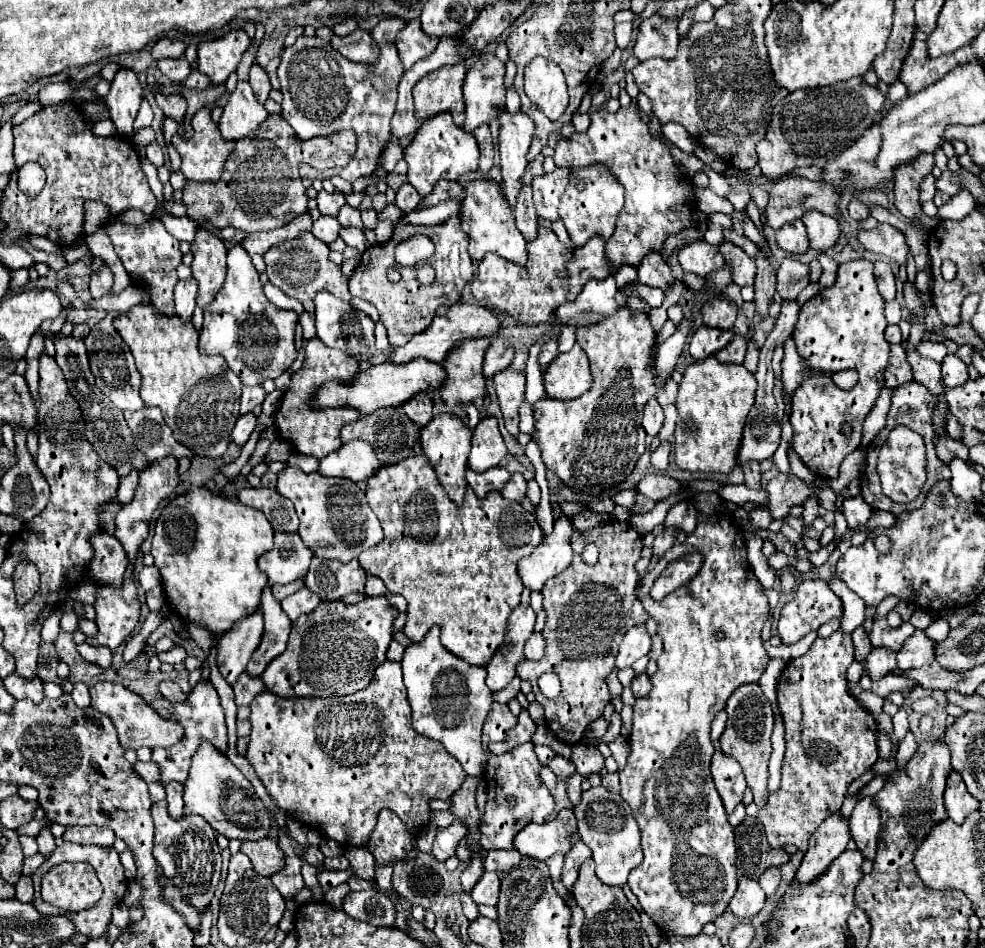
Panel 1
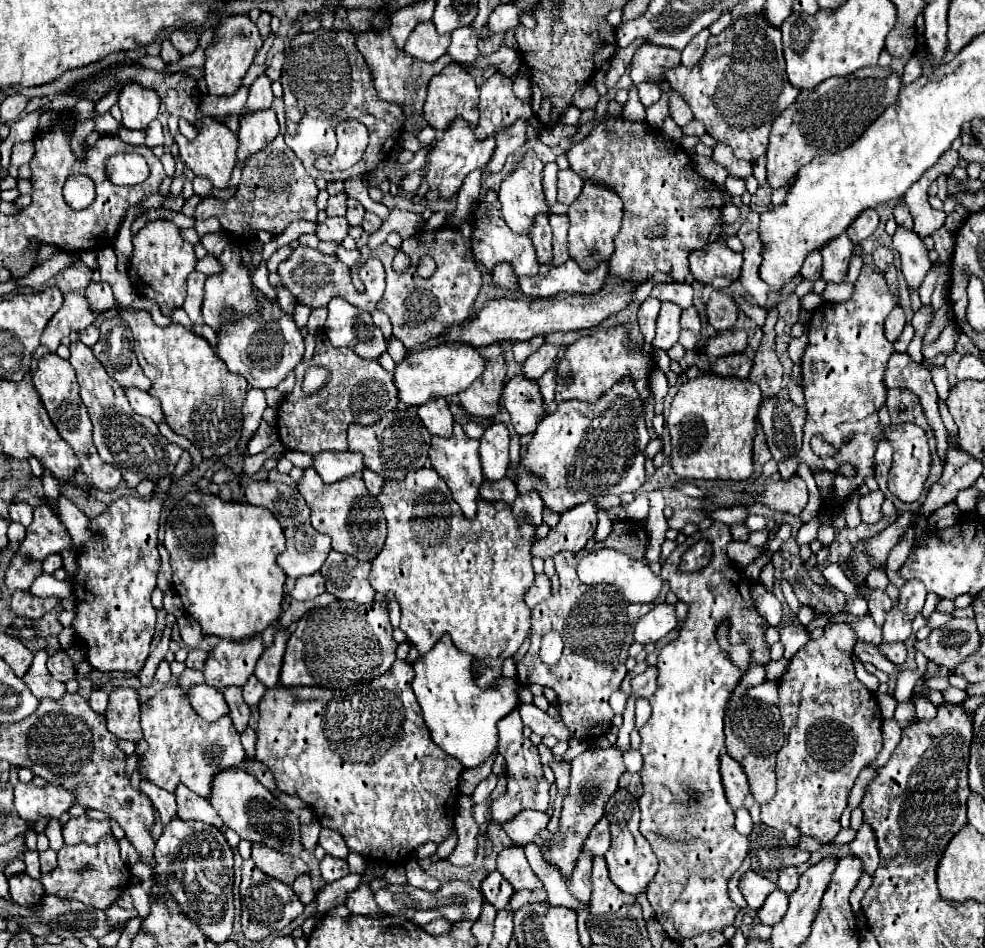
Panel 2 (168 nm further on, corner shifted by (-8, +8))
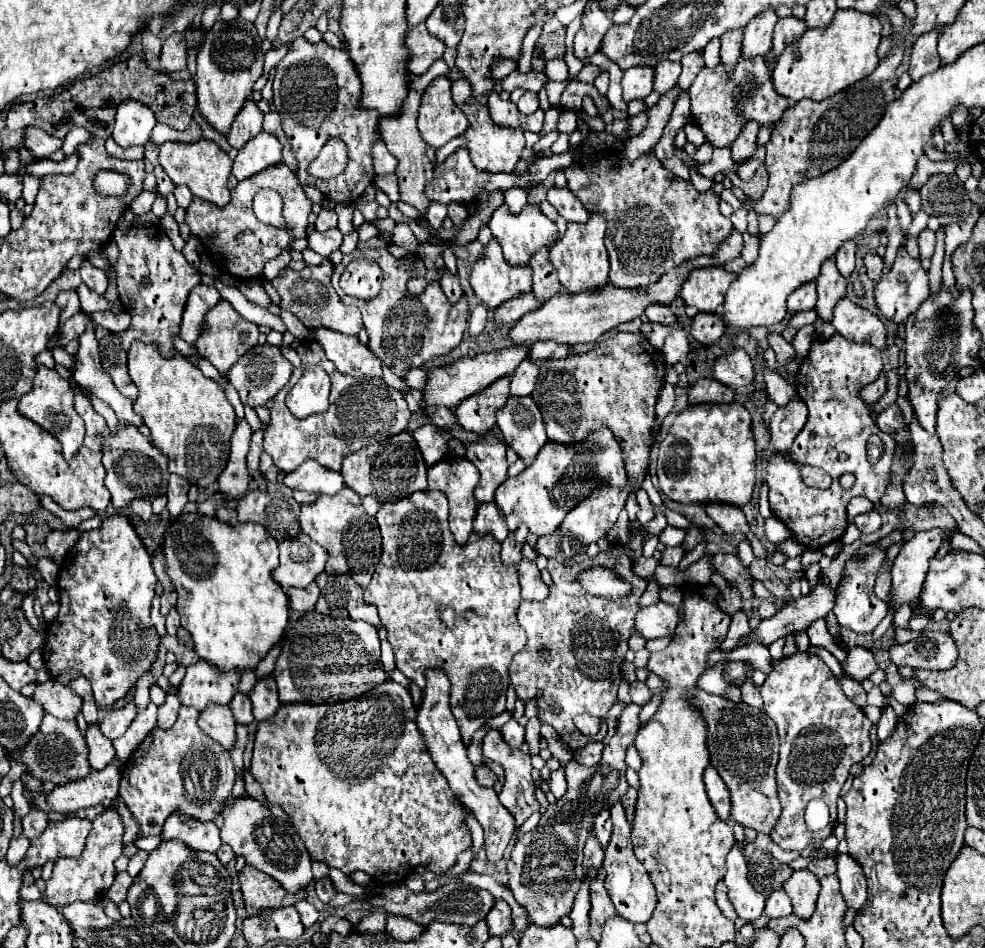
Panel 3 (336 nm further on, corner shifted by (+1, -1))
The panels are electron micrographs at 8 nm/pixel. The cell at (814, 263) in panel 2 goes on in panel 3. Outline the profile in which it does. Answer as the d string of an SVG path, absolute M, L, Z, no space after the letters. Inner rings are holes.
M807 282L803 286L799 286L797 290L793 290L787 298L787 308L789 312L797 312L797 310L811 310L815 308L817 302L817 292L815 292L815 282Z

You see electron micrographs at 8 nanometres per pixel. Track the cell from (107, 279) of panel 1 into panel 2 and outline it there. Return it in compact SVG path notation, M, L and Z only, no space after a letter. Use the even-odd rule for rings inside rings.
M90 283L84 297L88 299L92 313L104 313L108 309L114 309L114 305L116 305L108 283Z

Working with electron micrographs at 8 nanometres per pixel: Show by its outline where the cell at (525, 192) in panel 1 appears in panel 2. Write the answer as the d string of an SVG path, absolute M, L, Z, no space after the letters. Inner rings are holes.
M538 215L534 221L534 229L530 231L530 239L538 253L538 263L548 265L552 263L552 229L546 215Z

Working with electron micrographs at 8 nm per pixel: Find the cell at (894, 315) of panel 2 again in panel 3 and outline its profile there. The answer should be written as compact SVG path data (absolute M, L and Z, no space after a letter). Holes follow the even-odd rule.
M847 296L837 302L831 324L837 328L839 334L849 336L853 340L869 340L875 348L881 350L887 346L887 330L881 318L871 314L869 310L859 308Z

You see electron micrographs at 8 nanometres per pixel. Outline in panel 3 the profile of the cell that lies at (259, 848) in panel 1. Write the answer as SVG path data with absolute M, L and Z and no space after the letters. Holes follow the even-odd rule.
M247 864L239 874L241 892L245 898L245 908L249 916L255 916L263 908L279 908L279 906L293 906L295 902L307 898L305 890L299 890L295 894L281 888L277 880L267 876L265 872L253 868Z

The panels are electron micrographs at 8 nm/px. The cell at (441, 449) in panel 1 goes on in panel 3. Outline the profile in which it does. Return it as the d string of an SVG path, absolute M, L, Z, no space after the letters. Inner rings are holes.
M443 458L437 464L429 466L427 474L429 474L429 488L445 492L445 496L449 500L449 528L451 528L455 540L459 544L465 544L473 530L473 518L475 518L475 508L477 508L473 490L479 482L479 470L467 458Z

